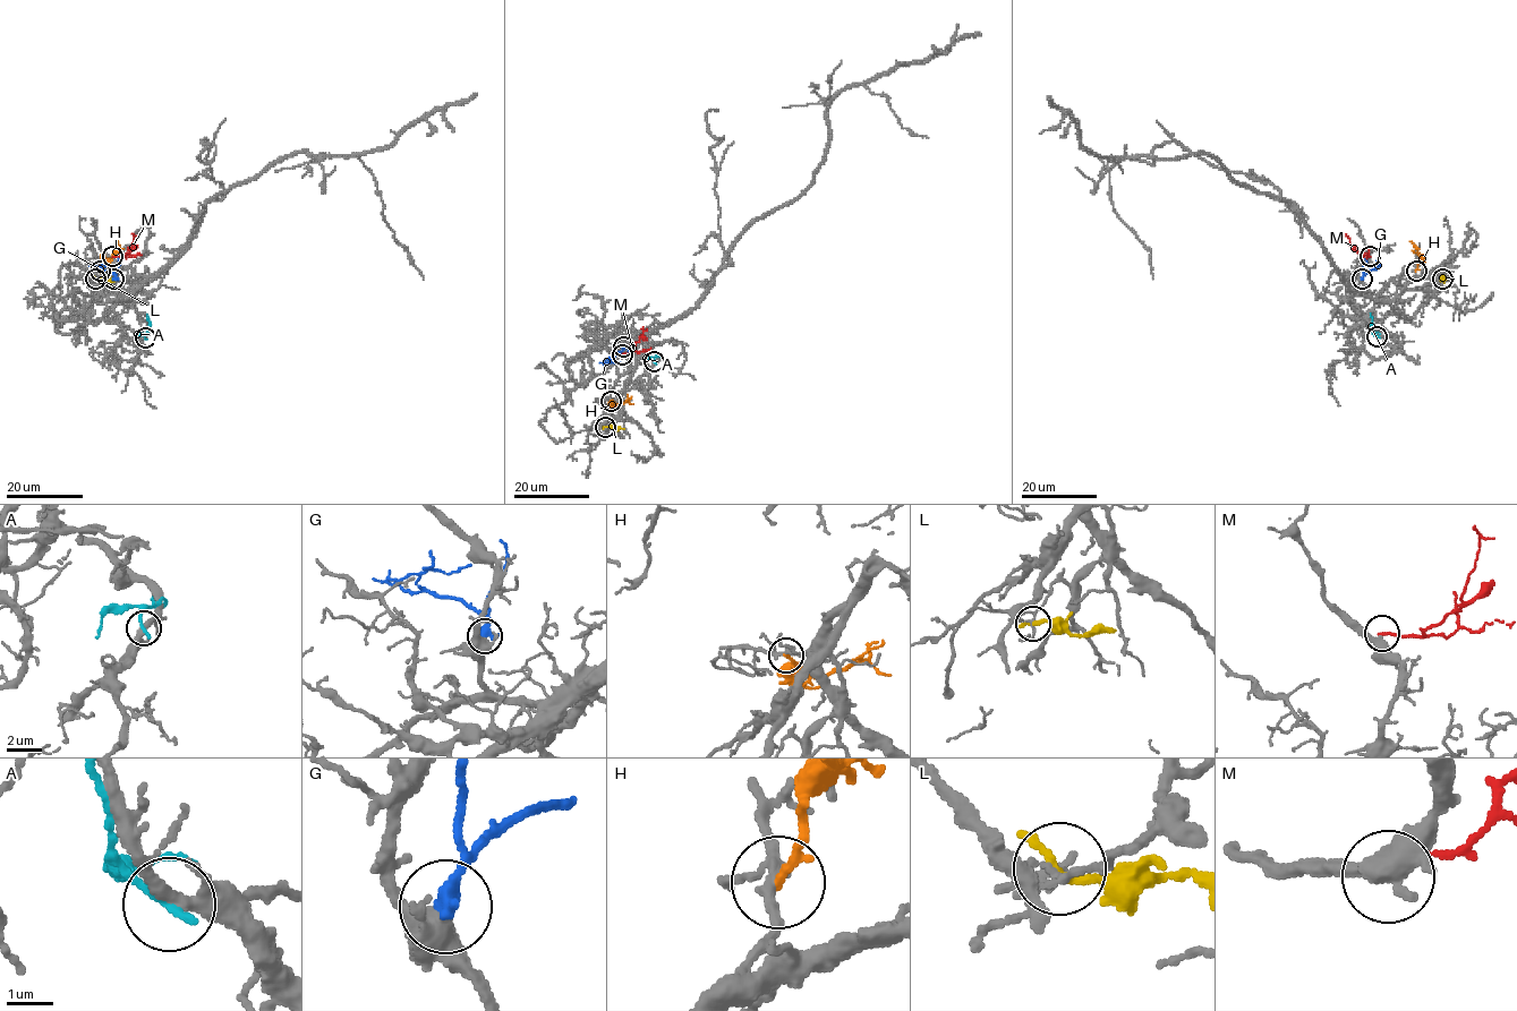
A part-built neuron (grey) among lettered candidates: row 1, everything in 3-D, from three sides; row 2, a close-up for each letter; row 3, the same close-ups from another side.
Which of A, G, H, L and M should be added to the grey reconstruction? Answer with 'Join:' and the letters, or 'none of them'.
Join: none of them

